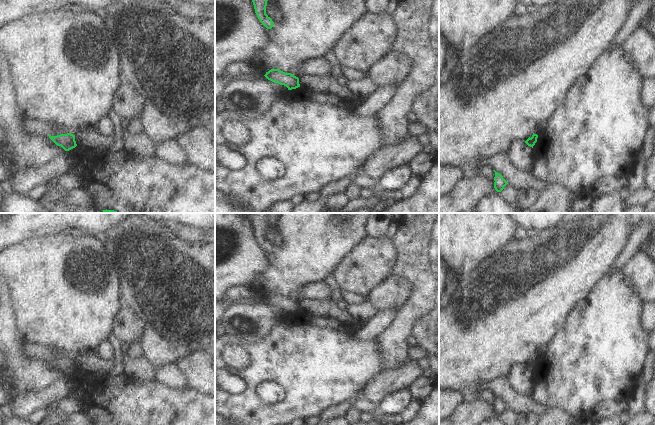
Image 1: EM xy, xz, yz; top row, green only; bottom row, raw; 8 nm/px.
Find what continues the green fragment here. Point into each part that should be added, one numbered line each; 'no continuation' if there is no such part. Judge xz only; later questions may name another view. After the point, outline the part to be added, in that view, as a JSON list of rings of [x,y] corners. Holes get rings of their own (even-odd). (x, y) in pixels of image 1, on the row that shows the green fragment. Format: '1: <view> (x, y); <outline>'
no continuation

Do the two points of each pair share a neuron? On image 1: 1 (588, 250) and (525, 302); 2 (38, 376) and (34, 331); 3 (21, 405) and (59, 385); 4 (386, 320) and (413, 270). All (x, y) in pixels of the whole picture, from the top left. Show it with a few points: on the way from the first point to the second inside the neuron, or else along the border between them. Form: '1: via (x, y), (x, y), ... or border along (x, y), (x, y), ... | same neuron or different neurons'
1: via (572, 261), (552, 275), (541, 286) | same neuron
2: border along (18, 319), (18, 328), (27, 341) | different neurons
3: via (30, 402), (44, 400), (50, 394) | same neuron
4: border along (401, 309), (395, 320), (384, 331) | different neurons

